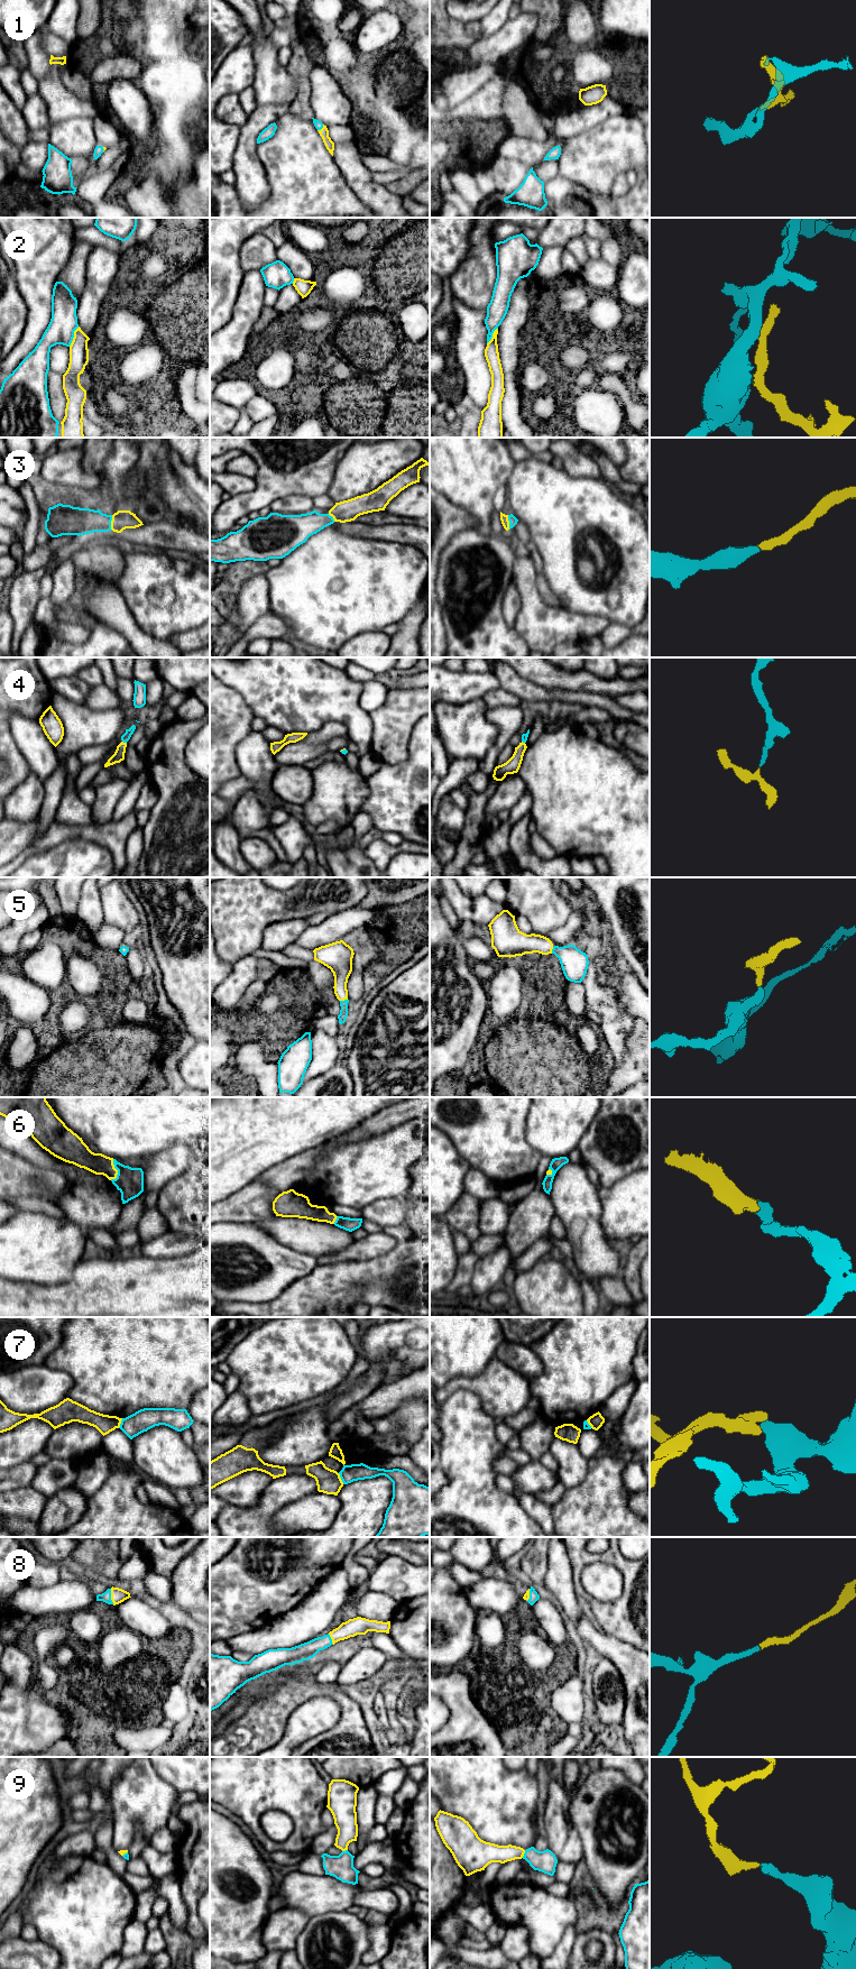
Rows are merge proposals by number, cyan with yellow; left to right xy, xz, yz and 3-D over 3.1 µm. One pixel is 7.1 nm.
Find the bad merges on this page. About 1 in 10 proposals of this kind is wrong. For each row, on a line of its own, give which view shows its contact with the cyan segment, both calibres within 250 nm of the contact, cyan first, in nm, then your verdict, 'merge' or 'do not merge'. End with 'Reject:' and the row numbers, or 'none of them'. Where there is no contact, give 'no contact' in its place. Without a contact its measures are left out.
1: contact in xz; calibres 60 and 70 nm; merge
2: contact in xy; calibres 190 and 140 nm; merge
3: contact in xy; calibres 200 and 140 nm; merge
4: contact in xy; calibres 60 and 80 nm; merge
5: contact in xz; calibres 60 and 160 nm; merge
6: contact in xy; calibres 190 and 150 nm; merge
7: contact in xz; calibres 130 and 170 nm; do not merge
8: contact in xy; calibres 70 and 110 nm; merge
9: contact in yz; calibres 160 and 140 nm; merge
Reject: 7

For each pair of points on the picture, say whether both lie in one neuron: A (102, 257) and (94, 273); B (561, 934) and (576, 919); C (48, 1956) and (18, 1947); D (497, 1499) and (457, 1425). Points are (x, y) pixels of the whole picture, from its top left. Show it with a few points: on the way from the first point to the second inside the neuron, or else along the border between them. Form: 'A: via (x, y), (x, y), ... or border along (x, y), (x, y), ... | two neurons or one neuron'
A: via (102, 260), (102, 265), (98, 269) | one neuron
B: via (564, 931), (573, 922) | one neuron
C: via (40, 1956), (26, 1954) | one neuron
D: via (479, 1481), (470, 1472), (468, 1443) | one neuron

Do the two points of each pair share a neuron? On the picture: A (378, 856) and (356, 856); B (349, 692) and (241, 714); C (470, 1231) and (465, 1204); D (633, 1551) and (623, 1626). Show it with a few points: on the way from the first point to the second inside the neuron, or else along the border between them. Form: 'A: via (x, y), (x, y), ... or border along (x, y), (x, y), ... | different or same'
A: border along (362, 849), (364, 854), (375, 865) | different
B: border along (236, 690), (255, 716) | different
C: via (468, 1224), (466, 1211) | same
D: border along (618, 1548), (624, 1556), (637, 1560) | different

